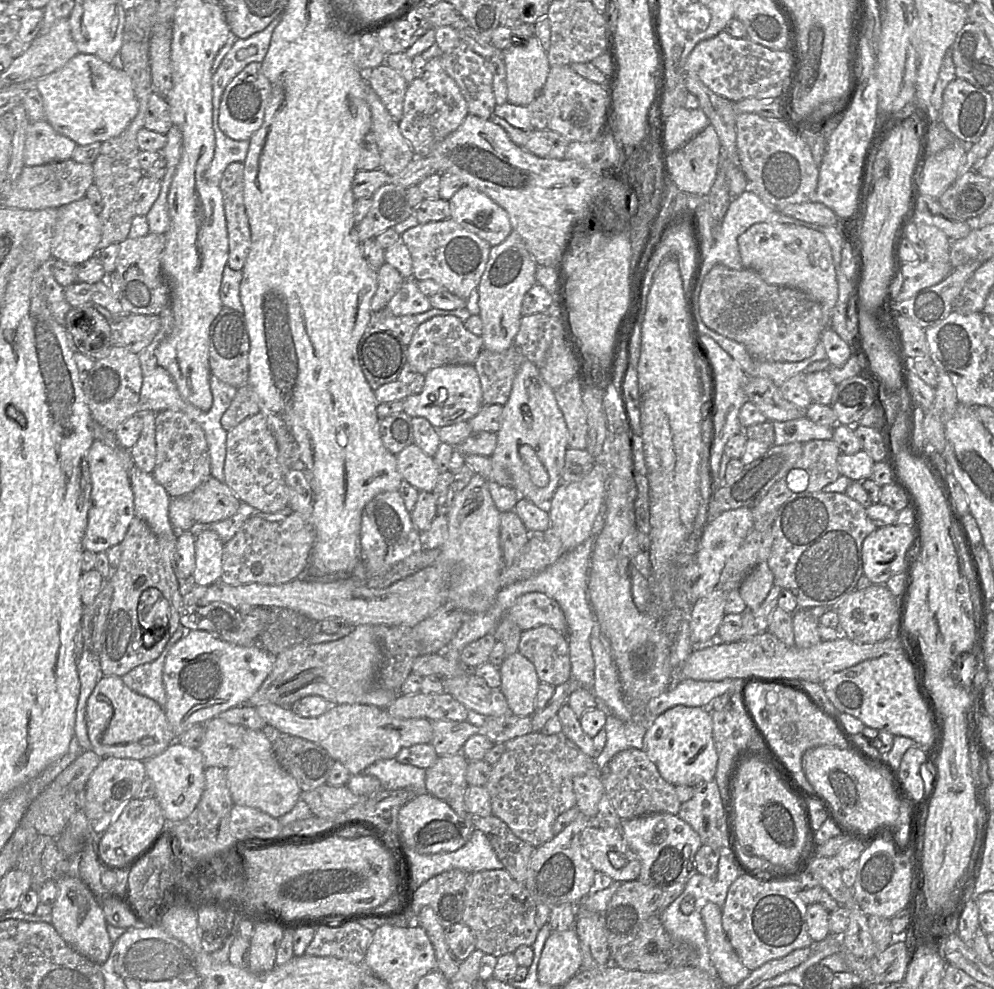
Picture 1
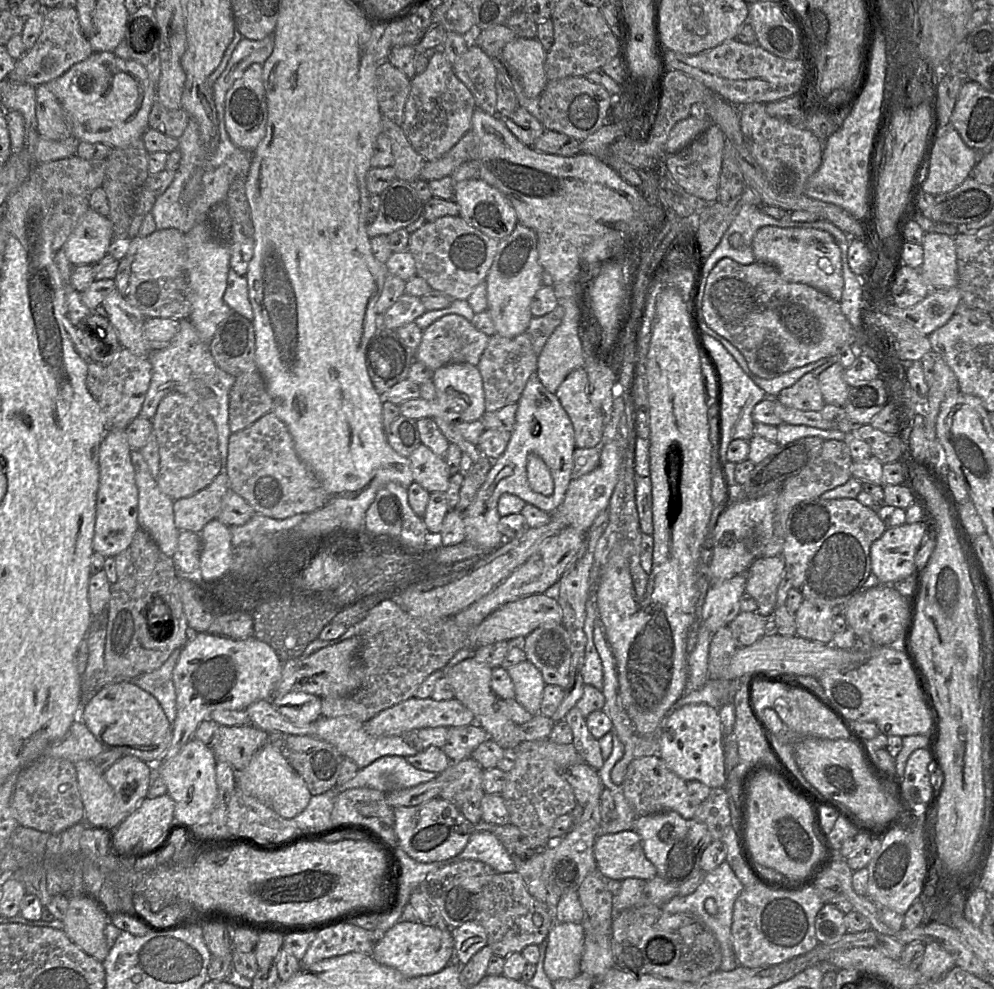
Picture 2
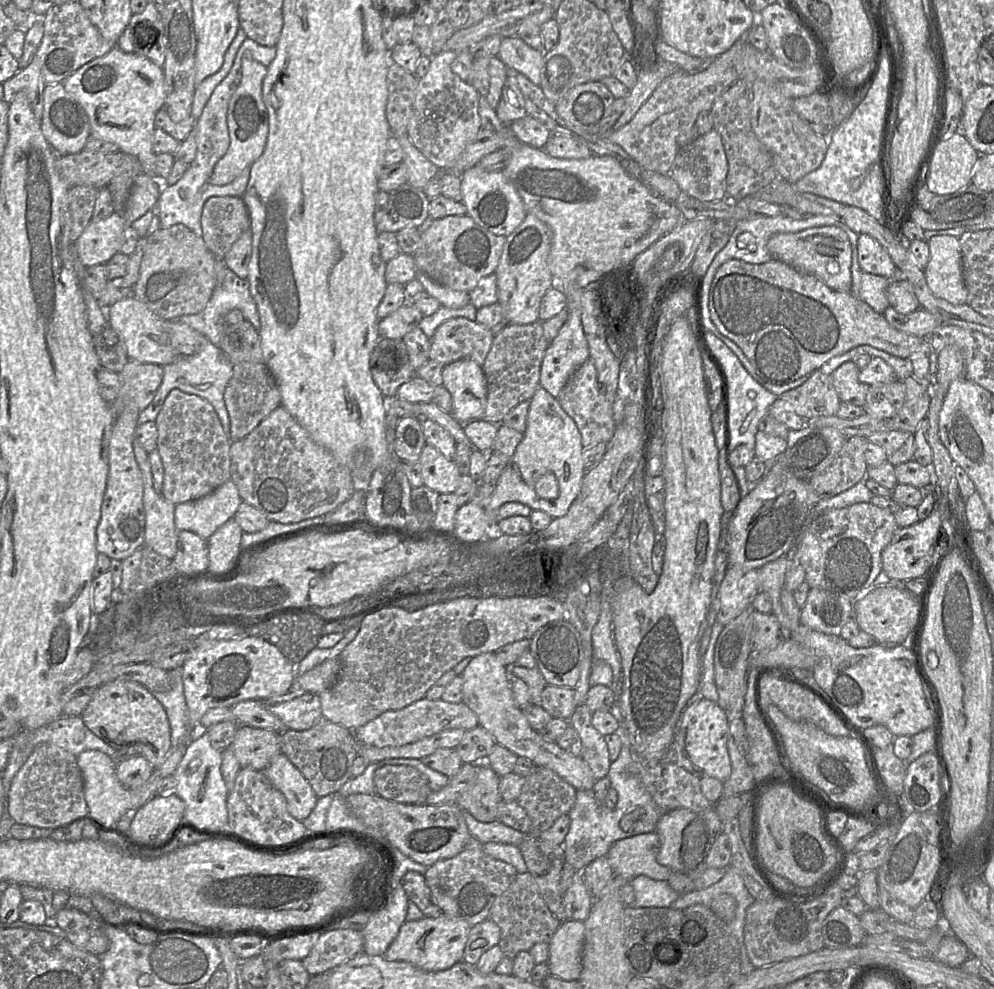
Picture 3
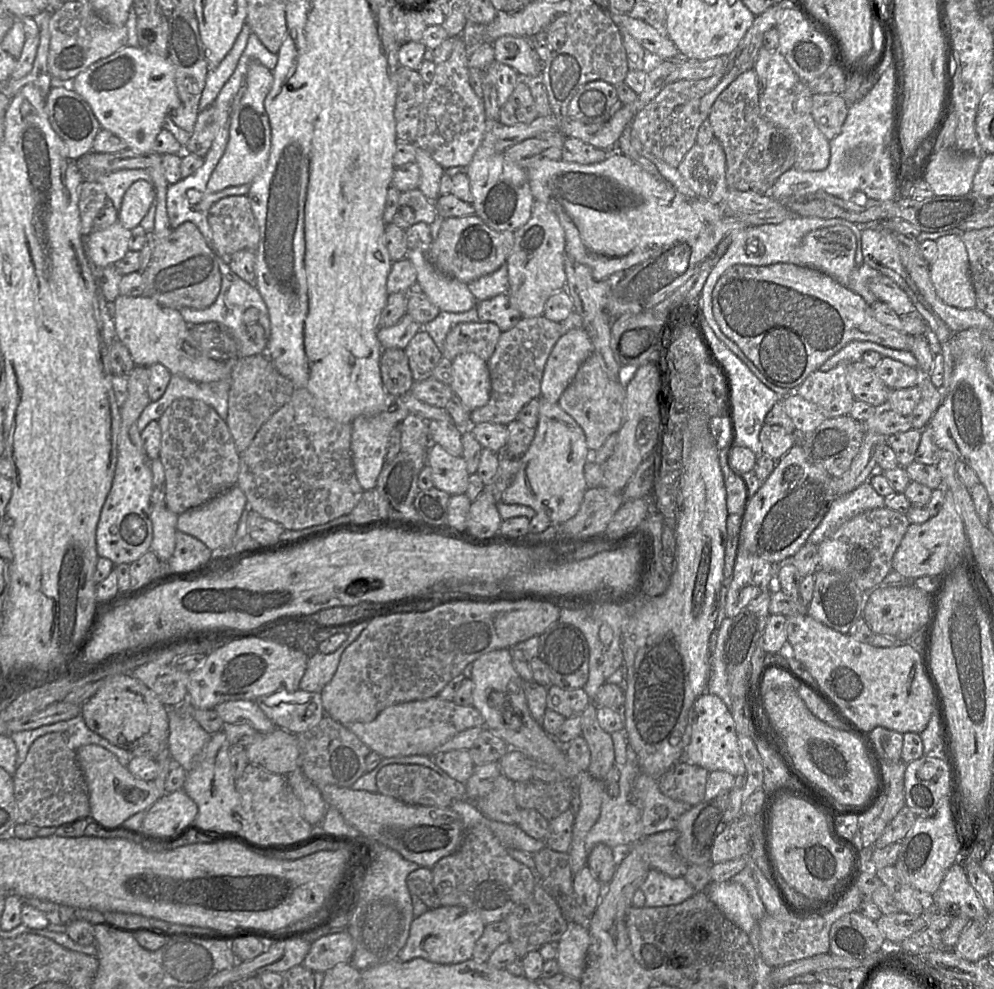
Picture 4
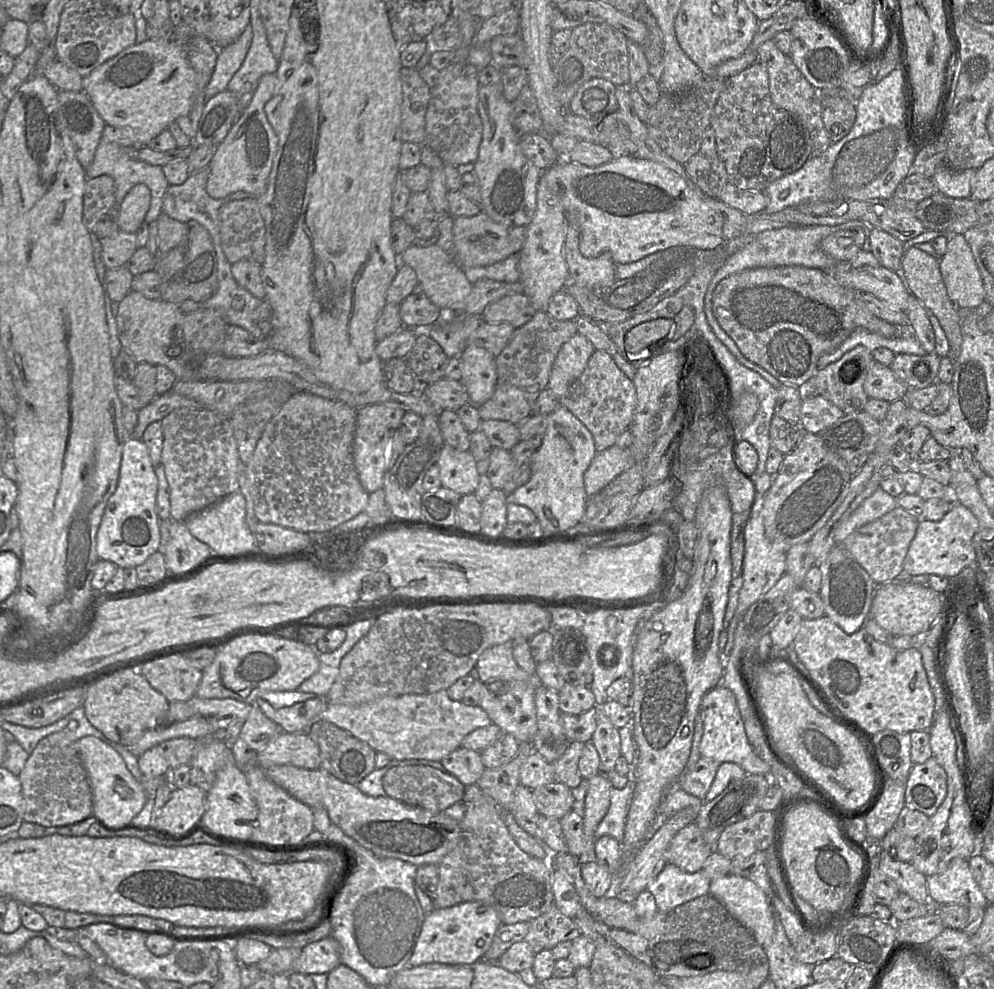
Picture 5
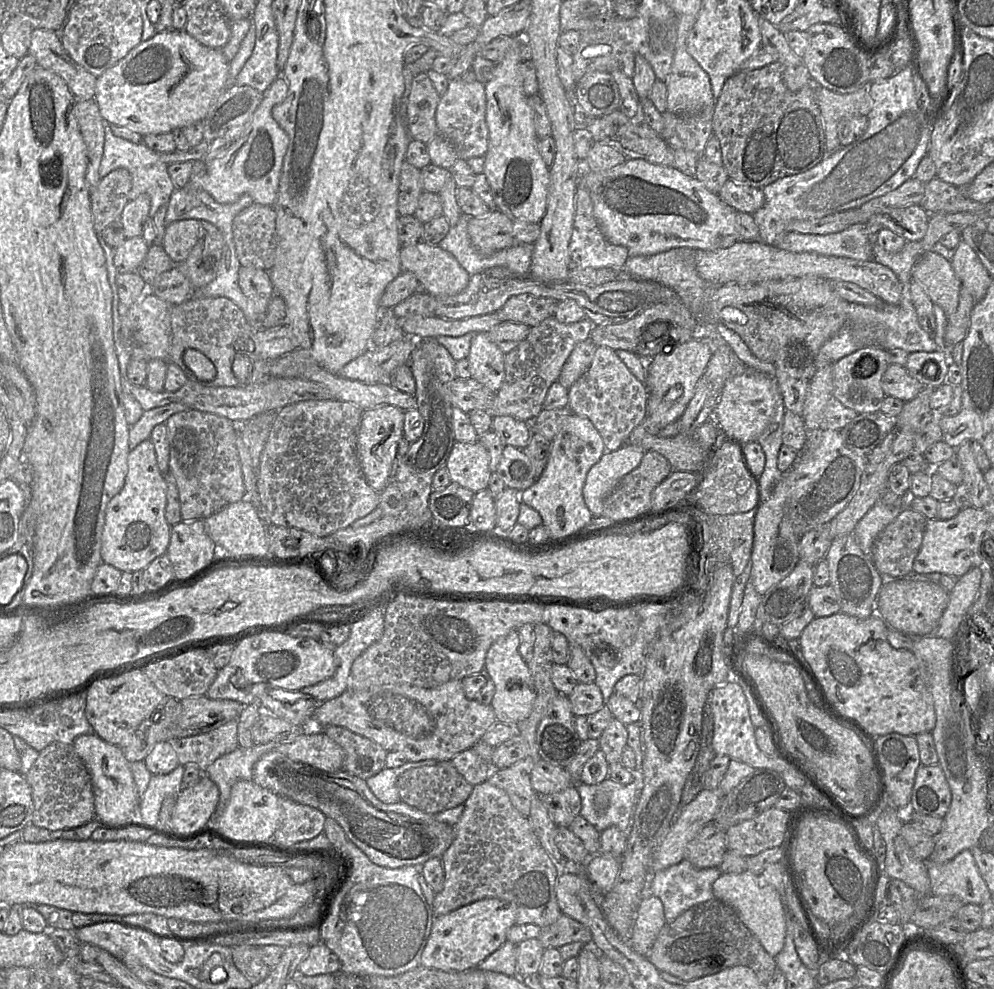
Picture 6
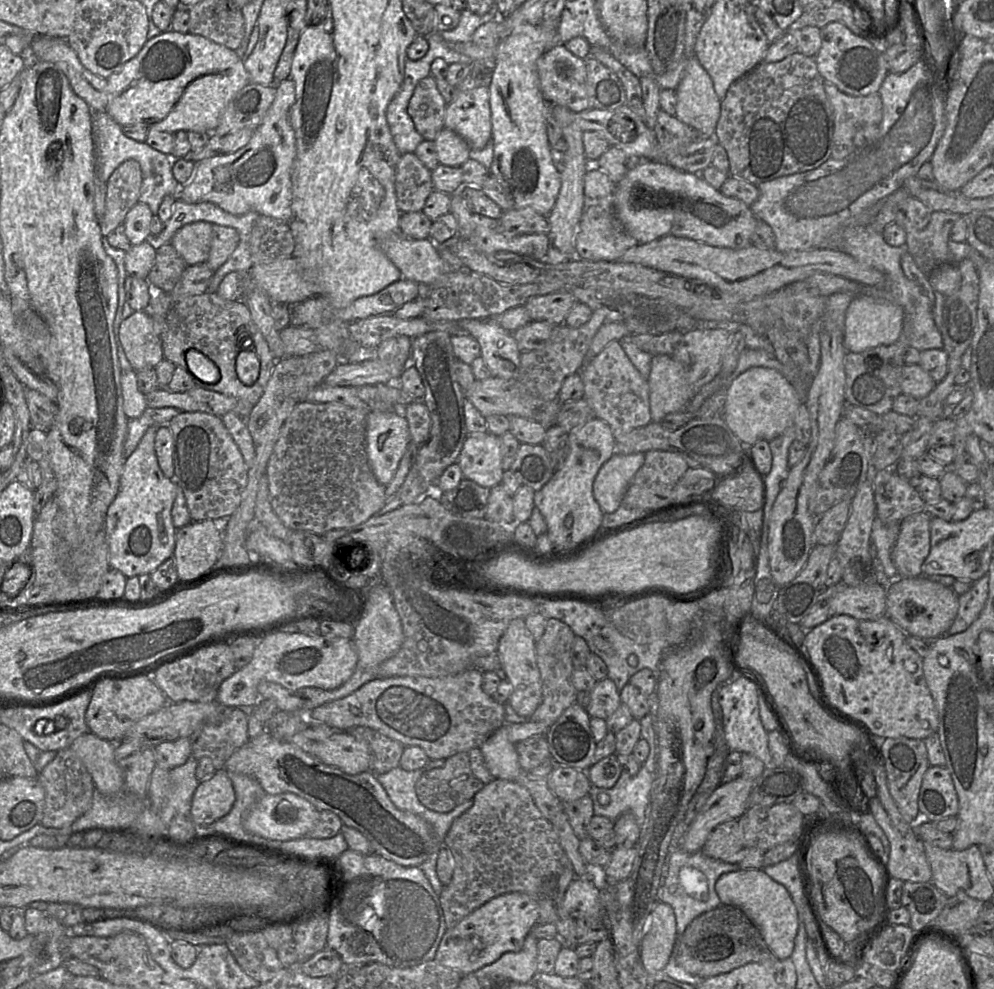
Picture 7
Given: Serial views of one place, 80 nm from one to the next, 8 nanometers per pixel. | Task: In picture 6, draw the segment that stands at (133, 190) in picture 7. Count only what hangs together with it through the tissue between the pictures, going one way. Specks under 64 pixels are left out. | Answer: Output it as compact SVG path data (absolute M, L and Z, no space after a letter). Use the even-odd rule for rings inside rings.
M120 168L102 177L98 186L90 191L90 208L93 228L97 234L112 221L120 219L123 208L129 201L132 178L127 169Z

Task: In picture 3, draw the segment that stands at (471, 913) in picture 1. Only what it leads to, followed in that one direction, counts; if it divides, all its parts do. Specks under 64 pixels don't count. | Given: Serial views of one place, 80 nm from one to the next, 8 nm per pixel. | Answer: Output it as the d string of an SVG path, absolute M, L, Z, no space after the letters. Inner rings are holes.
M529 872L518 873L509 888L498 896L490 908L488 920L493 921L501 931L500 947L504 957L514 958L518 953L529 951L537 943L550 943L554 933L561 925L561 921L549 910L541 897L538 887Z

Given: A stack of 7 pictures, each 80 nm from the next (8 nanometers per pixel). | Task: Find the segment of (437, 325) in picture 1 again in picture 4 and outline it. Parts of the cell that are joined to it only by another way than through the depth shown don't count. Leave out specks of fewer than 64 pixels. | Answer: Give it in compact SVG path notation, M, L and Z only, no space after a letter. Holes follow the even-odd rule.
M492 322L459 323L448 332L442 357L454 360L460 354L474 353L487 361L494 353L501 333Z

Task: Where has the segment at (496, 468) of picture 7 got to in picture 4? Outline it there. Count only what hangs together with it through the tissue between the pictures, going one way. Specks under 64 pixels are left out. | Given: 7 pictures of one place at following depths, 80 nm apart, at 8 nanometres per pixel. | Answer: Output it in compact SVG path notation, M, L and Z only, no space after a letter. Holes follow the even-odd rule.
M430 444L426 465L431 468L434 488L450 495L461 495L466 492L470 474L461 456L452 456L439 444Z

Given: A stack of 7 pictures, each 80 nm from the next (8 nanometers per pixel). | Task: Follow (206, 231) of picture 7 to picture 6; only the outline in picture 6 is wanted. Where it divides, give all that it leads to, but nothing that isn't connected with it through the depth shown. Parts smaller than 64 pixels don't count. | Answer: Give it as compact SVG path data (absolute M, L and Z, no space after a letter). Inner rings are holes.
M199 220L174 221L165 226L161 246L170 259L178 264L187 258L200 237L201 223Z

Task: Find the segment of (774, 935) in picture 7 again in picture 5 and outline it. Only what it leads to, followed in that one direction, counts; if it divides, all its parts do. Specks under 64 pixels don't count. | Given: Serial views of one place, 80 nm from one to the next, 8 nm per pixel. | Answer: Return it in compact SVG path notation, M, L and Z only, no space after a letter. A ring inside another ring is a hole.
M727 875L711 881L709 894L716 898L727 911L742 924L761 947L768 947L775 932L776 917L773 913L770 897L747 877Z

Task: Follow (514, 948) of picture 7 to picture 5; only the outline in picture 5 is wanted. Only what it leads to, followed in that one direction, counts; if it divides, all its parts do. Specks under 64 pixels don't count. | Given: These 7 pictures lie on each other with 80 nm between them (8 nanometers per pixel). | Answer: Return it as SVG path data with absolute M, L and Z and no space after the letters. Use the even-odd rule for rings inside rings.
M464 902L458 905L433 909L427 913L420 936L410 958L411 966L427 963L448 965L472 964L483 959L492 939L502 925L498 912L480 902Z

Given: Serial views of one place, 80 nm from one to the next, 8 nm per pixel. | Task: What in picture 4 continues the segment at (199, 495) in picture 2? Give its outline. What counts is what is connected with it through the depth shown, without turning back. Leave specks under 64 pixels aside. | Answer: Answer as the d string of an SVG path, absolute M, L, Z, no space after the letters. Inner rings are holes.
M237 485L232 486L208 502L179 514L176 523L177 530L199 539L210 550L229 547L235 536L246 502L244 492Z

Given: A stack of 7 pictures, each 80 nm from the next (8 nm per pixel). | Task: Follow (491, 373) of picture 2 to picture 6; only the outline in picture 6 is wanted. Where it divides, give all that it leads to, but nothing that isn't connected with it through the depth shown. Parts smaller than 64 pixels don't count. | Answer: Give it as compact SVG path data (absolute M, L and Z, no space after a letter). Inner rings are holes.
M554 317L530 327L527 337L504 357L504 381L496 392L488 410L493 417L511 416L517 420L530 422L541 411L550 386L557 382L561 369L574 347L590 338L597 325L589 318L579 322L563 324Z

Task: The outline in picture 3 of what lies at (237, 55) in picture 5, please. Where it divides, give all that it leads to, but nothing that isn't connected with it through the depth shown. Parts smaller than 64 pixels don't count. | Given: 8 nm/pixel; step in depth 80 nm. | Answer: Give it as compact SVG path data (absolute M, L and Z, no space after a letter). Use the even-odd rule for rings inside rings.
M239 28L235 38L225 53L221 68L215 74L205 78L202 83L196 87L191 113L191 116L195 119L201 116L205 105L209 102L212 96L213 91L230 72L236 54L246 38L247 36L245 32Z

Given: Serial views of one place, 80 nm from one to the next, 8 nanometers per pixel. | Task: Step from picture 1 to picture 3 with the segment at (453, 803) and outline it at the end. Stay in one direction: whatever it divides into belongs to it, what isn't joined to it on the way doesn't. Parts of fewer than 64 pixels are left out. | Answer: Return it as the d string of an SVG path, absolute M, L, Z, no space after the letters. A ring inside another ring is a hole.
M482 765L475 784L455 804L480 822L497 821L498 806L503 800L499 792L499 780L500 775L489 766Z

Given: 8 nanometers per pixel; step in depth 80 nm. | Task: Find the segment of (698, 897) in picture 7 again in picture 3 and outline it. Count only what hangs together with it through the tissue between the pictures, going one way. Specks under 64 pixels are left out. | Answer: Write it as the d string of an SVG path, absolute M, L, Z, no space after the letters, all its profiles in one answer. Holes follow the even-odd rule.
M640 875L629 880L635 894L635 900L626 907L669 907L679 896L667 881L653 880Z

